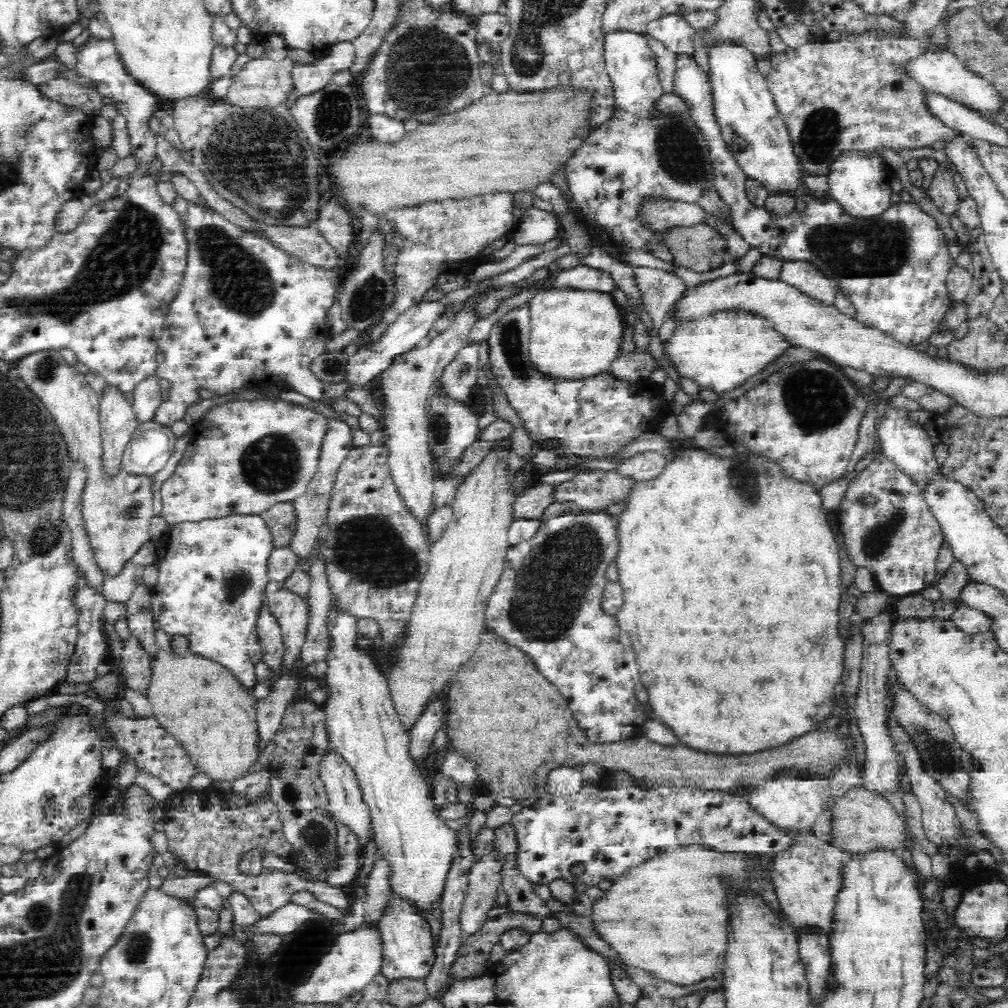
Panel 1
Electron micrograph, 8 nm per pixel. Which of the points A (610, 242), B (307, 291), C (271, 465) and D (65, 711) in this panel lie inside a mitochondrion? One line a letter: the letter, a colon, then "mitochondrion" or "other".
A: other
B: other
C: mitochondrion
D: other

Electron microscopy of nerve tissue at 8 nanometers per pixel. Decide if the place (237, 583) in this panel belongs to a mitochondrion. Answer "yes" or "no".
yes

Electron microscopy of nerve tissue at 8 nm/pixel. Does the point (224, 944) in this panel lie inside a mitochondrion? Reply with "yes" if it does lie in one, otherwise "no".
no

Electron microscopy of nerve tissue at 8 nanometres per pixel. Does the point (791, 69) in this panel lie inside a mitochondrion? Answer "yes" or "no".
no

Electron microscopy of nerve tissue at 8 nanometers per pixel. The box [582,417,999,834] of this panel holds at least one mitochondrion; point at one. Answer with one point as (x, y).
(941, 756)

